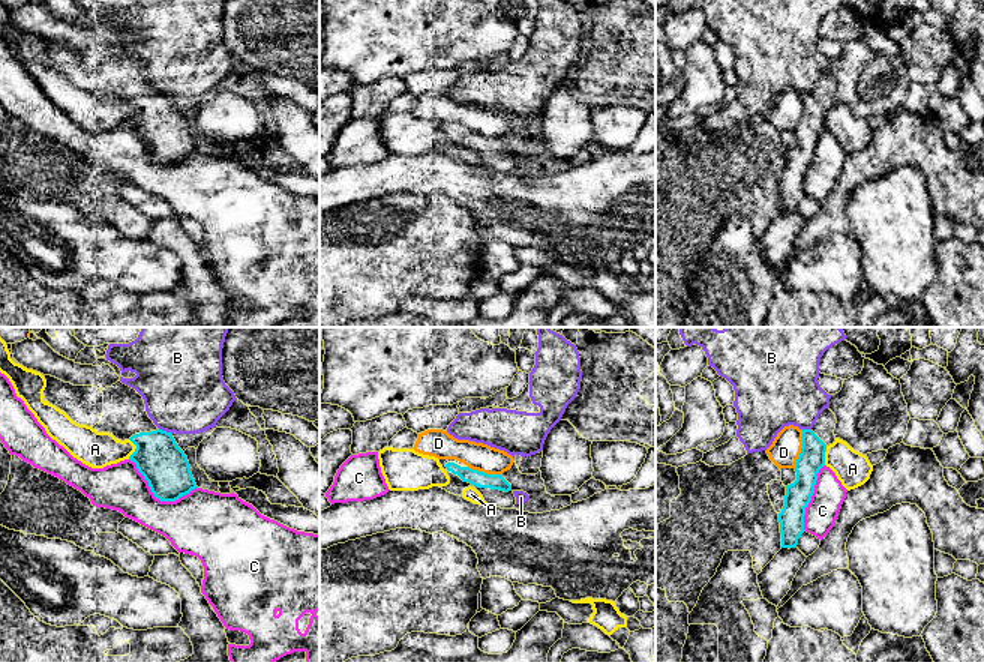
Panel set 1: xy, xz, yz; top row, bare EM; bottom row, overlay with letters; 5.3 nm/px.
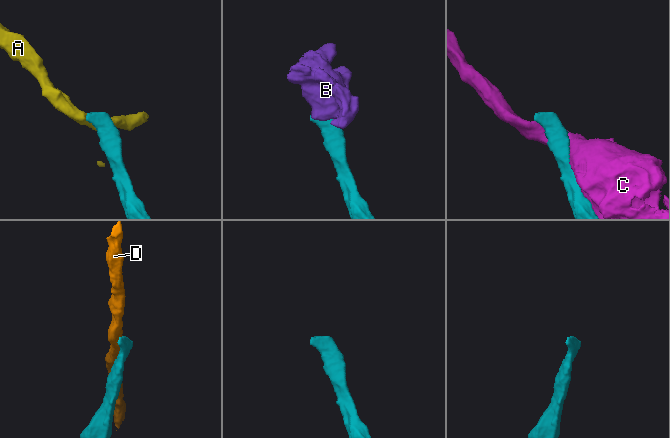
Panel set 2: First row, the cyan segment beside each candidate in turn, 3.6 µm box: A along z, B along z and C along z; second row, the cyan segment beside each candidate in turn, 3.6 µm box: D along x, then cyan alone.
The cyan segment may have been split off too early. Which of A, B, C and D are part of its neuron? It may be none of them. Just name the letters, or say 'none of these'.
none of these

